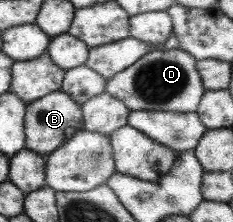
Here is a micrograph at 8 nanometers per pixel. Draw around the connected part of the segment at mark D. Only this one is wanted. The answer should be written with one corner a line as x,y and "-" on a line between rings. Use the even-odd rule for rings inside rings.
178,48
170,51
152,50
106,80
104,92
122,101
129,111
195,112
205,91
195,63
191,55

